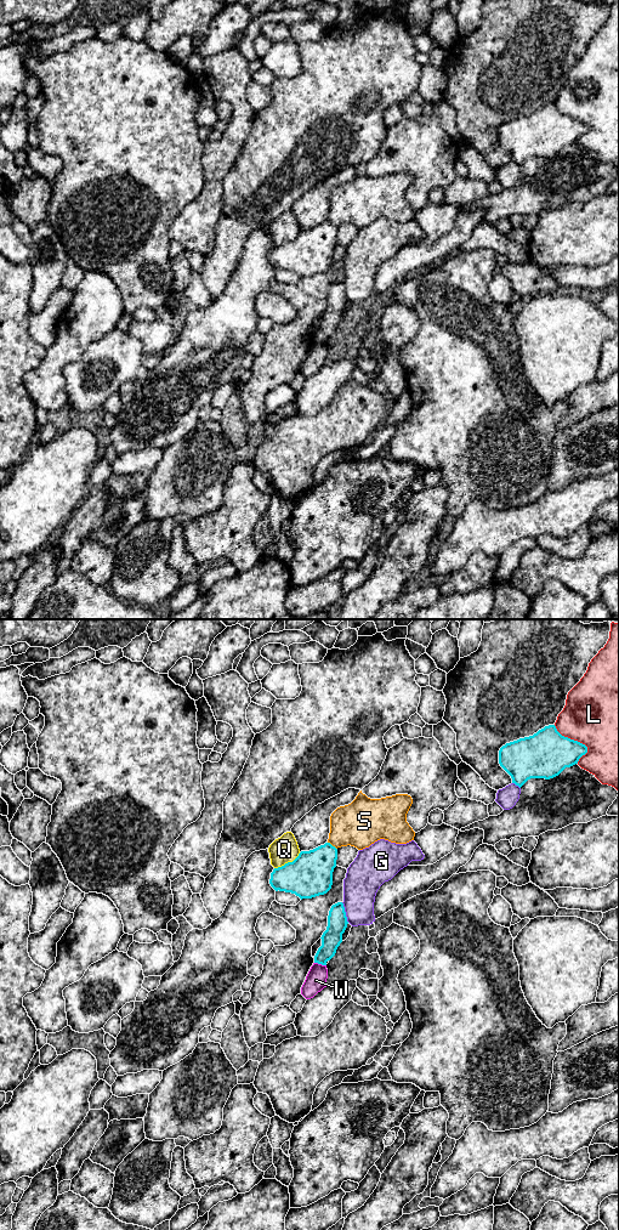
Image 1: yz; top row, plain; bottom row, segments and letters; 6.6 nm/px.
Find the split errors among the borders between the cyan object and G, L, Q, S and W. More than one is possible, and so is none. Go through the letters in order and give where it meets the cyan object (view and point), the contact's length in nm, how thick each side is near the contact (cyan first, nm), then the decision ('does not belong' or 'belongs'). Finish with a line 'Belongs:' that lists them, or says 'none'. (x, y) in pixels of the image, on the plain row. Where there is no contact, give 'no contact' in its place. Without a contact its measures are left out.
G: contact yz (345, 290); length 140 nm; calibres 140 and 240 nm; does not belong
L: contact yz (577, 119); length 300 nm; calibres 320 and 480 nm; does not belong
Q: contact yz (288, 241); length 200 nm; calibres 300 and 170 nm; does not belong
S: contact yz (331, 224); length 80 nm; calibres 300 and 300 nm; does not belong
W: contact yz (321, 341); length 80 nm; calibres 140 and 140 nm; does not belong
Belongs: none

